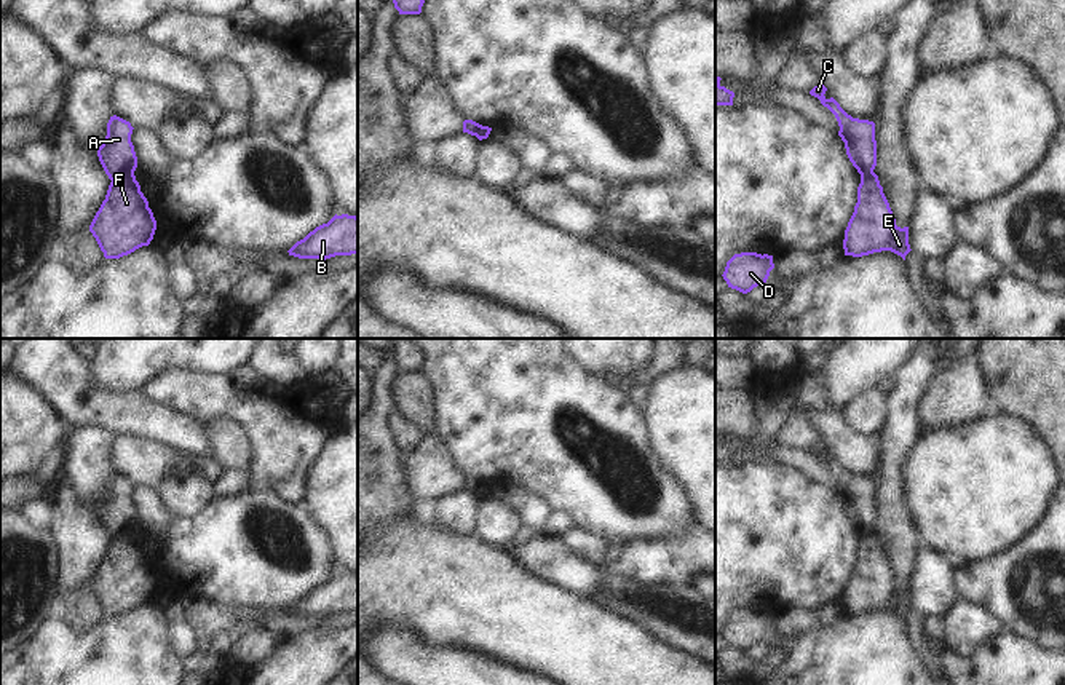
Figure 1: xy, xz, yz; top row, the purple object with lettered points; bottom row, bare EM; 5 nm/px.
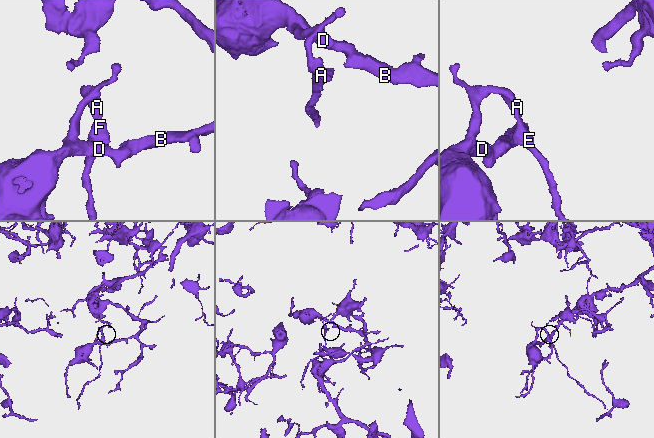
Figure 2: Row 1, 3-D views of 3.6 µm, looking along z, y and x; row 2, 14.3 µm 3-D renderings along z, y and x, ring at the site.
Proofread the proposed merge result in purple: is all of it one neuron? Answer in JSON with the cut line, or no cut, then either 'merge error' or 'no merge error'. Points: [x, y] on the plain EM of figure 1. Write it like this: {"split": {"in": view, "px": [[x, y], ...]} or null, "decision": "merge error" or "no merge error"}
{"split": {"in": "xy", "px": [[133, 529], [123, 529], [112, 538]]}, "decision": "merge error"}

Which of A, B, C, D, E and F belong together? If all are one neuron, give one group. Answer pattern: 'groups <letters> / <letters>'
groups A B C D / E F

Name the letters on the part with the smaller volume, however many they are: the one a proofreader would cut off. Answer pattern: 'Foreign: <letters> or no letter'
Foreign: E, F

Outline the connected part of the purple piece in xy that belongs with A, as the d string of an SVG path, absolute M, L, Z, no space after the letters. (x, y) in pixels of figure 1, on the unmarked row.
M113 473L107 481L107 493L97 506L99 519L113 538L123 530L134 530L137 525L137 514L131 500L133 484L129 479Z

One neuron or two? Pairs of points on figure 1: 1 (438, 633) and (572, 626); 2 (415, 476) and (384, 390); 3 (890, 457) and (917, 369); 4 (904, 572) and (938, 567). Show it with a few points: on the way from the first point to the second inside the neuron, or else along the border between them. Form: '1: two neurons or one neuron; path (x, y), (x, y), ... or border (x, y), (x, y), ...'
1: one neuron; path (471, 626), (538, 626)
2: two neurons; border (401, 462), (406, 487)
3: one neuron; path (899, 435), (902, 427), (902, 401), (907, 391)
4: two neurons; border (922, 545), (907, 583)

